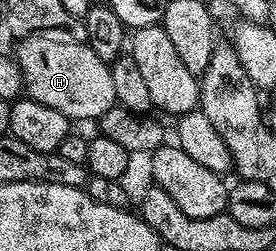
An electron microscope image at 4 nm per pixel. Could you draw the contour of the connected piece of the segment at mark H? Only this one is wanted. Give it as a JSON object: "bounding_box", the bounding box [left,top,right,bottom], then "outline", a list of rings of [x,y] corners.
{"bounding_box":[16,34,116,122],"outline":[[[50,34],[30,36],[27,40],[17,41],[16,59],[22,77],[26,80],[25,95],[36,102],[44,102],[44,106],[52,106],[52,110],[60,110],[72,122],[78,120],[98,120],[110,107],[115,107],[116,90],[112,86],[110,64],[99,58],[84,42],[71,42],[66,38],[55,38]]]}

